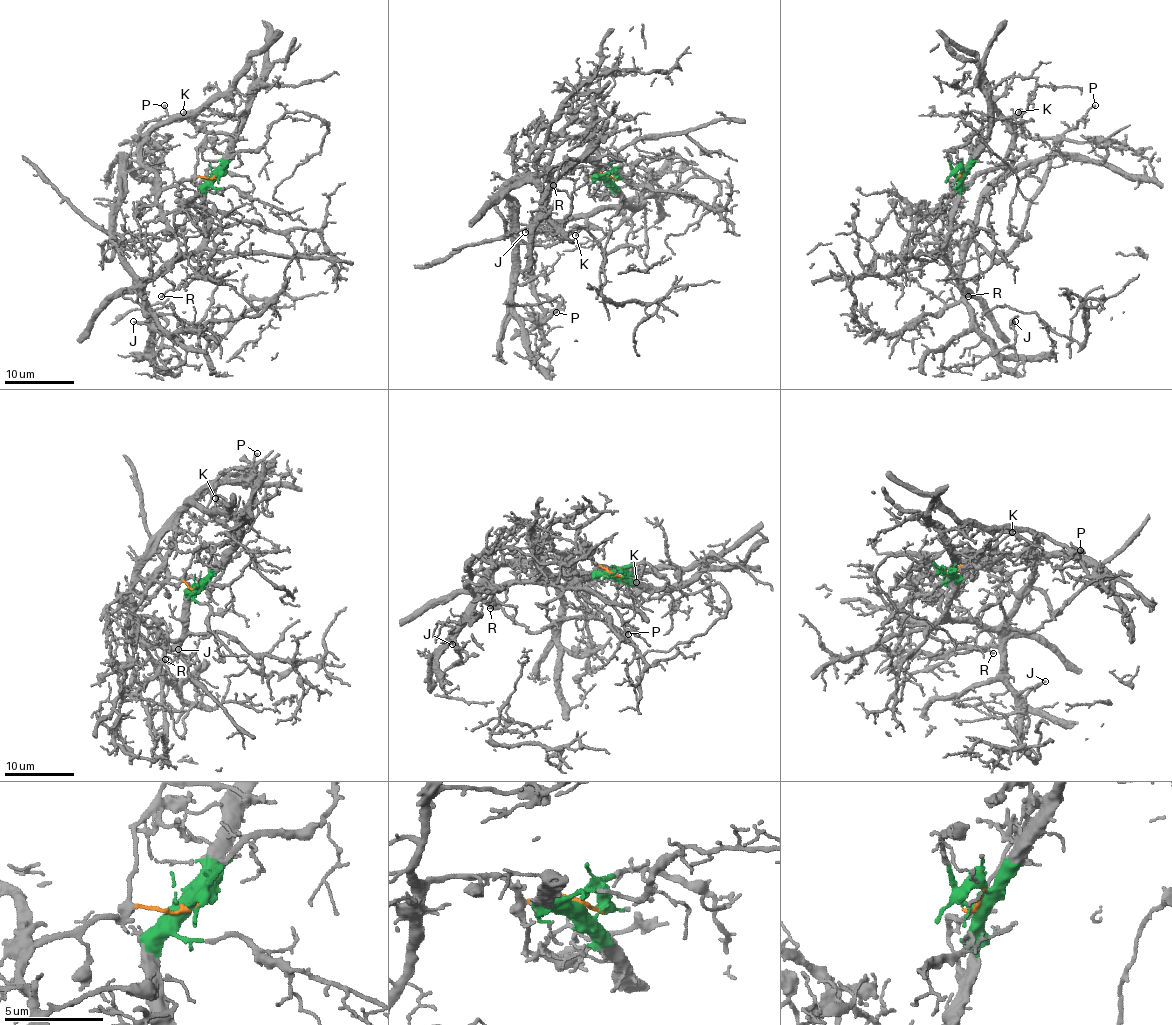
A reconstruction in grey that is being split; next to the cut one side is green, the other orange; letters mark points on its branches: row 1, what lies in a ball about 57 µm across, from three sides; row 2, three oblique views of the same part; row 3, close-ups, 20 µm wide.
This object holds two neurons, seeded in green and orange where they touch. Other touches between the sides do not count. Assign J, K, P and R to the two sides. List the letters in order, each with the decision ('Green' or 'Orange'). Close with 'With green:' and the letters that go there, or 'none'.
J: Green
K: Orange
P: Orange
R: Green
With green: J, R

